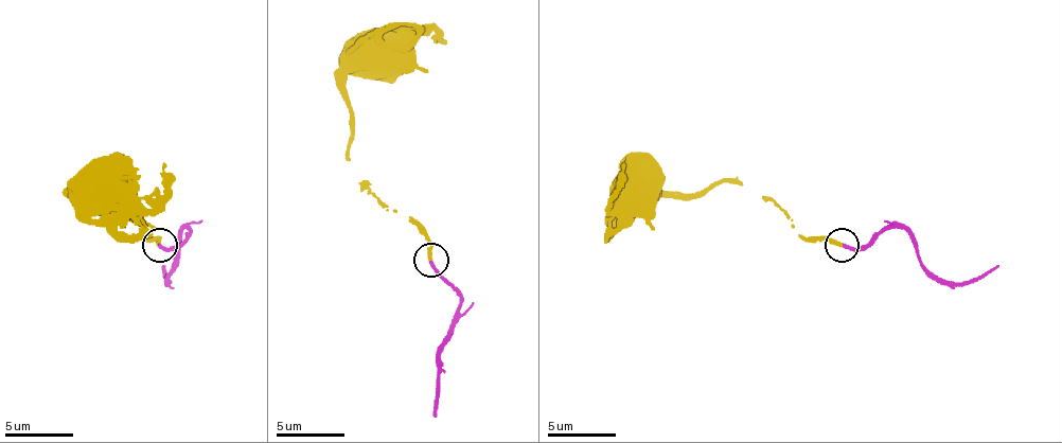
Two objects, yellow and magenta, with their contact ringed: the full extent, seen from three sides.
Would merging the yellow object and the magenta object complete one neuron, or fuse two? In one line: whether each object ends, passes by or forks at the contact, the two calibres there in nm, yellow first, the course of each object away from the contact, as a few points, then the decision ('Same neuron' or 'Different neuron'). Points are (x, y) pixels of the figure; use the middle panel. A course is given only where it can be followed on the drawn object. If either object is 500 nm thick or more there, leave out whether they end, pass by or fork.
At the ring yellow ends. At the ring magenta ends. Thickness 300 nm (yellow) against 260 nm. Course of yellow: (430, 261), (430, 240), (417, 223), (365, 189), (348, 154), (351, 117), (344, 72), (358, 58), (372, 54). Course of magenta: (430, 261), (461, 298), (440, 367), (440, 394), (434, 418). Same neuron

